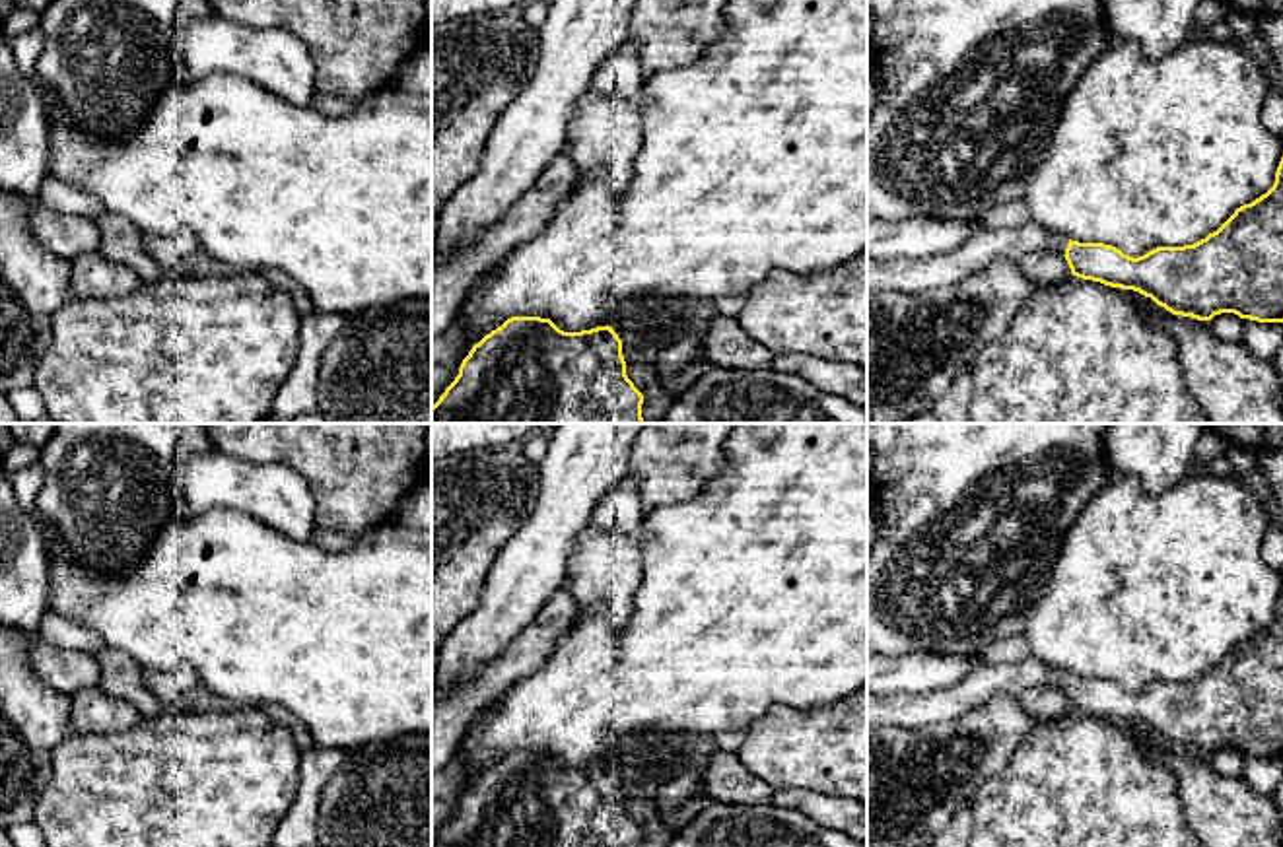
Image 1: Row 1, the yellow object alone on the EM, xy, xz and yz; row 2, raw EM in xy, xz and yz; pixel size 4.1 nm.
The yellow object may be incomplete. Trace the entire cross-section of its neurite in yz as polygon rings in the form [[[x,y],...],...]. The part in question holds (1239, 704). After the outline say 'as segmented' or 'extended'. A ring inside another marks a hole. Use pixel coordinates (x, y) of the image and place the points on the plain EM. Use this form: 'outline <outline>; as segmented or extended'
outline [[[1283,593],[1275,618],[1266,629],[1236,643],[1217,666],[1194,680],[1157,682],[1133,694],[1112,680],[1071,676],[1034,657],[1019,662],[978,664],[968,676],[943,690],[890,695],[877,695],[867,690],[867,728],[902,727],[916,730],[953,721],[997,694],[1021,699],[1028,688],[1040,684],[1058,686],[1073,711],[1139,727],[1172,750],[1211,756],[1215,750],[1234,748],[1258,758],[1283,758]]]; extended

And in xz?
outline [[[511,752],[472,781],[432,847],[642,847],[642,839],[643,830],[626,810],[622,775],[612,762],[564,767],[550,754]]]; as segmented

